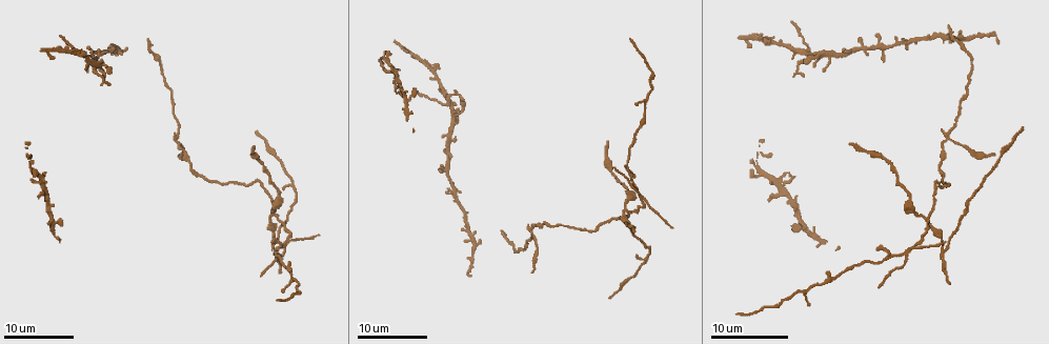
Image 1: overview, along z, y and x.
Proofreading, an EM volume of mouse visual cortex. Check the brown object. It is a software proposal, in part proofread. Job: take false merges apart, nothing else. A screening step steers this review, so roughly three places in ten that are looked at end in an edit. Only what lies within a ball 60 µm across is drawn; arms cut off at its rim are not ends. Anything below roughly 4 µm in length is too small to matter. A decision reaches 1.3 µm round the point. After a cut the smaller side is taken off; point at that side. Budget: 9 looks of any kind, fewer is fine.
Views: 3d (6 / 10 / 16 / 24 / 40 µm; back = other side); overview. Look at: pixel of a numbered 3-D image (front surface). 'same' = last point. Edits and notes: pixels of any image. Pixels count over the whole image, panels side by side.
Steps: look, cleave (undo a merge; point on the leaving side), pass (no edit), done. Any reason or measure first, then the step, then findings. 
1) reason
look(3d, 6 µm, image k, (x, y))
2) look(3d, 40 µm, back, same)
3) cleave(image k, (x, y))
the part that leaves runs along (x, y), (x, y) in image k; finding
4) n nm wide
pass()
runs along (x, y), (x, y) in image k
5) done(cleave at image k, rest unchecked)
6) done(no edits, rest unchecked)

four arms meet
look(3d, 16 µm, image 1, (475, 242))

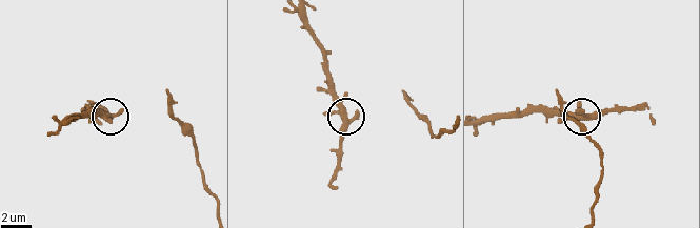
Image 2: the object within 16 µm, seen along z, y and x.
look(3d, 10 µm, image 2, (584, 118))

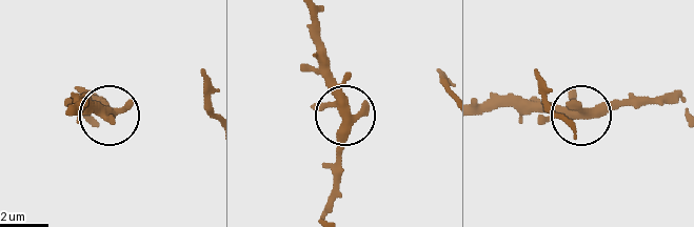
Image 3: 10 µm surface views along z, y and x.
pass()
one neuron here

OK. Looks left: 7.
four-way junction
look(3d, 24 µm, image 1, (449, 102))

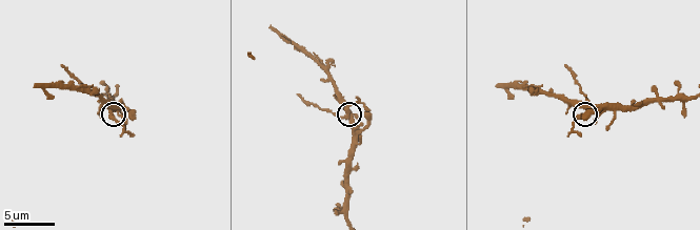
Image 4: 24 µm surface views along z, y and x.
look(3d, 10 µm, image 4, (348, 115))

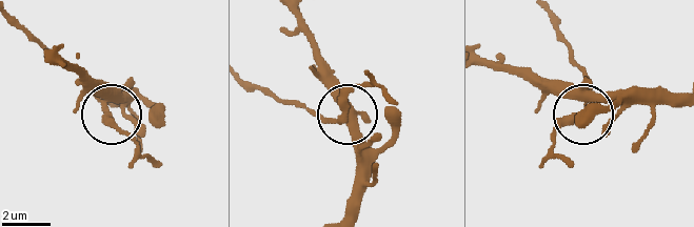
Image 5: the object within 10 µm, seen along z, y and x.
4 arms
cleave(image 5, (107, 122))
two neurons meet here

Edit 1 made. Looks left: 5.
look(overview)

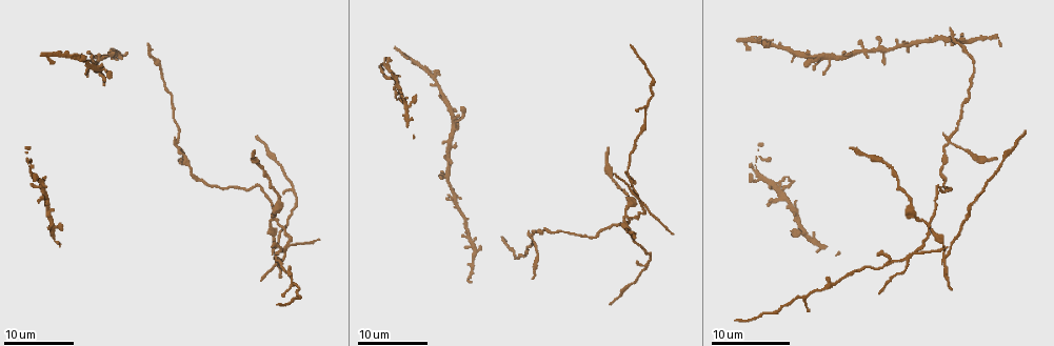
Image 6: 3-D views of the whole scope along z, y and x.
three arms meet
look(3d, 24 µm, image 6, (286, 250))

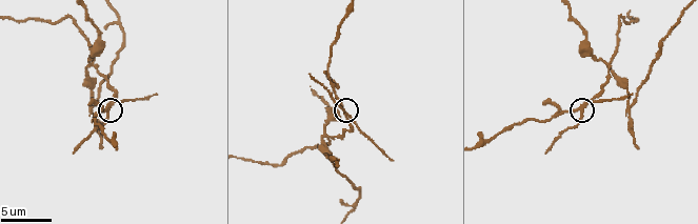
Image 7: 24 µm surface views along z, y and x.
zoom in
look(3d, 6 µm, image 7, (581, 111))

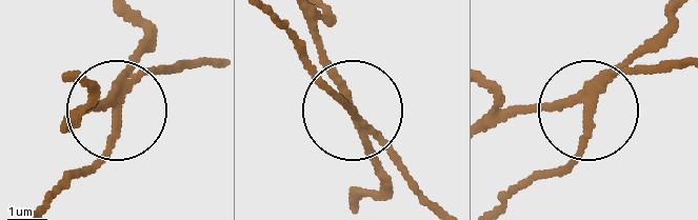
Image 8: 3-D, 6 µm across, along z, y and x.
look(3d, 6 µm, back, image 8, (585, 105))

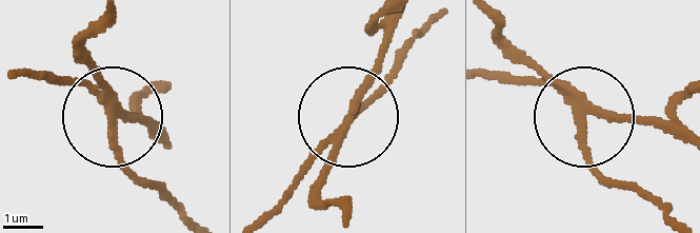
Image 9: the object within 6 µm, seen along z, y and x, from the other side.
180 nm wide
cleave(image 9, (120, 157))
the part that leaves runs along (102, 103), (116, 150), (173, 211) in image 9; a second neuron is stuck on

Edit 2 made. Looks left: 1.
looks like a crossing
look(3d, 10 µm, image 7, (90, 64))

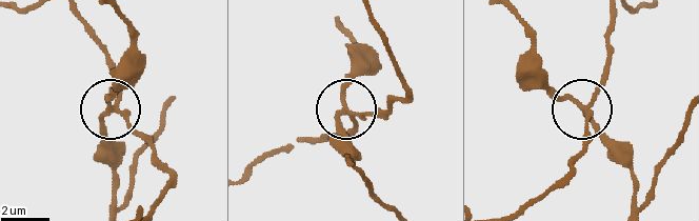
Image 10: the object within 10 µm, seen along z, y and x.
cleave(image 10, (351, 80))
the part that leaves runs along (111, 109), (104, 156), (122, 200), (131, 167), (166, 101) in image 10; a second neuron is stuck on

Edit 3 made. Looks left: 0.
done(cleave at image 5, cleave at image 9, cleave at image 10, rest unchecked)

